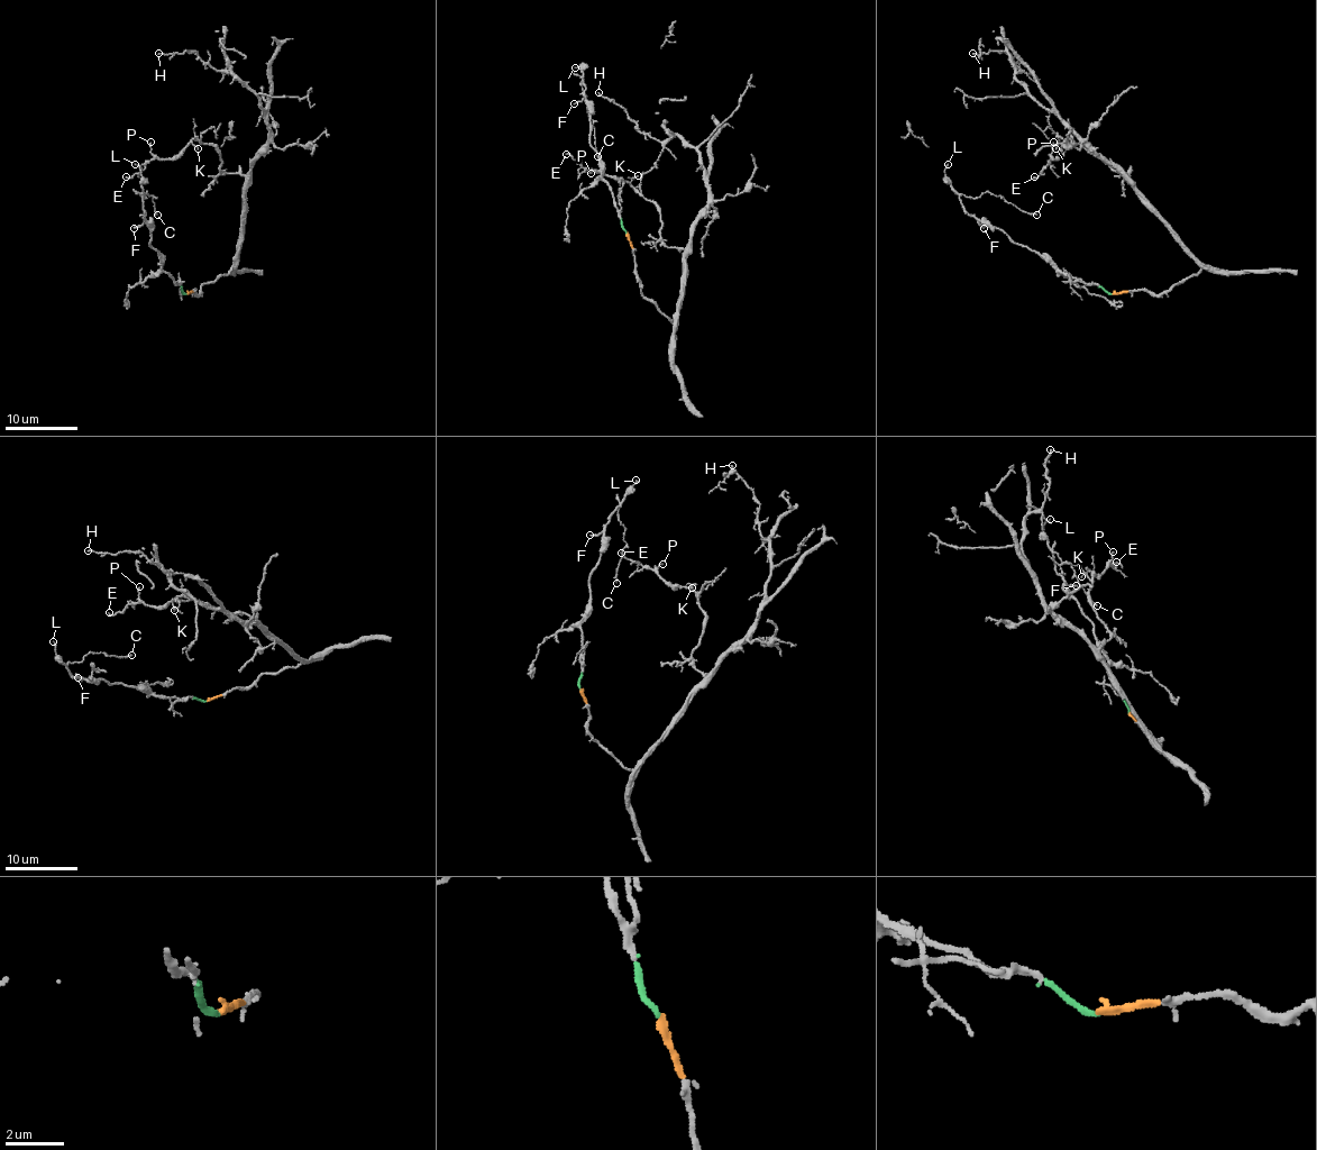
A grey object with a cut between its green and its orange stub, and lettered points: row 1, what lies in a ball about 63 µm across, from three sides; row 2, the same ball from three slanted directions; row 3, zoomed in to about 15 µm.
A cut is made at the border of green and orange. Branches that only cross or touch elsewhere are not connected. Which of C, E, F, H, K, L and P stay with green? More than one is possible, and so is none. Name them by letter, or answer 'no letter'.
C, F, L

